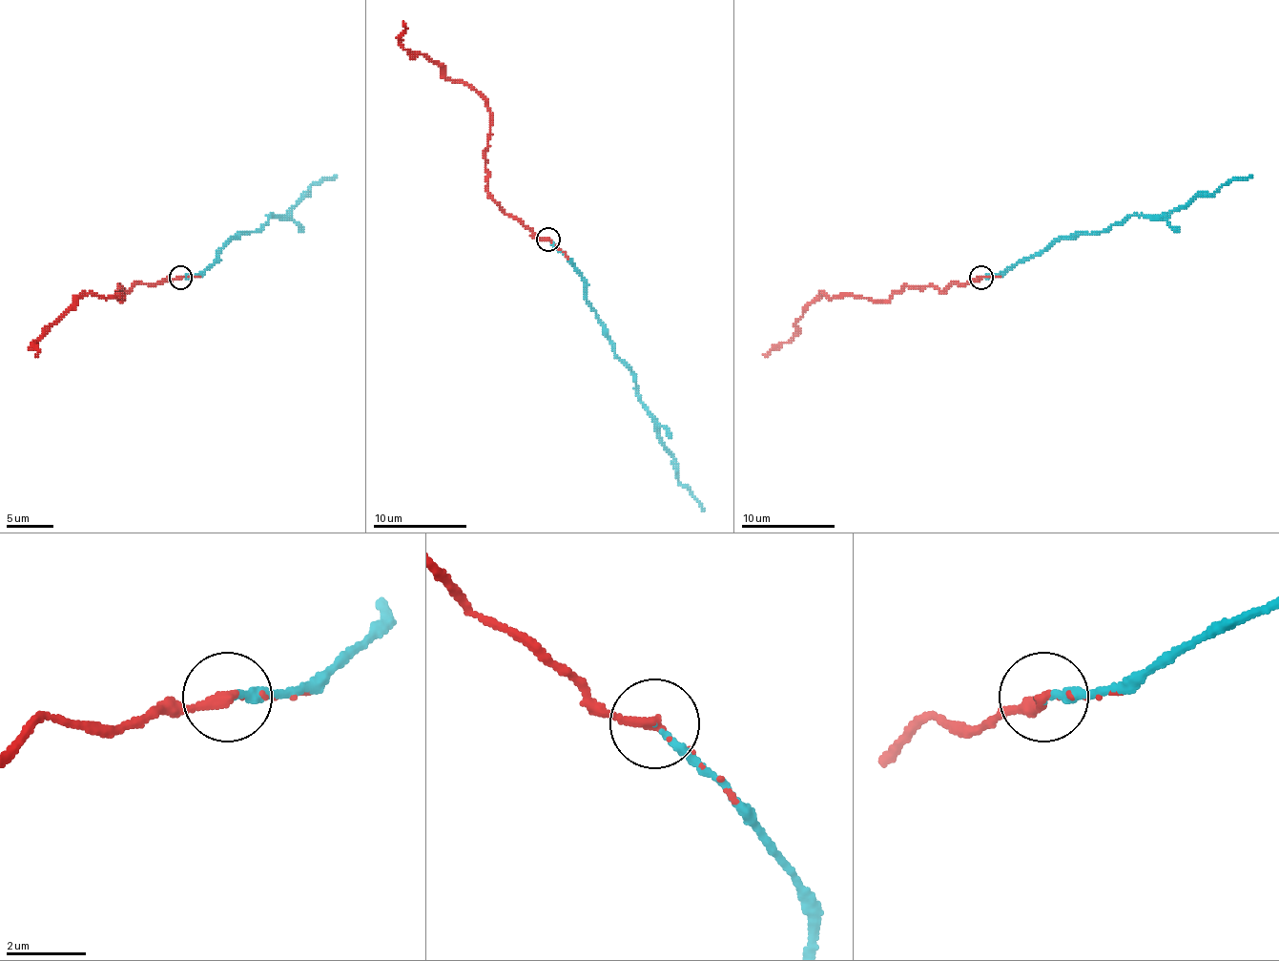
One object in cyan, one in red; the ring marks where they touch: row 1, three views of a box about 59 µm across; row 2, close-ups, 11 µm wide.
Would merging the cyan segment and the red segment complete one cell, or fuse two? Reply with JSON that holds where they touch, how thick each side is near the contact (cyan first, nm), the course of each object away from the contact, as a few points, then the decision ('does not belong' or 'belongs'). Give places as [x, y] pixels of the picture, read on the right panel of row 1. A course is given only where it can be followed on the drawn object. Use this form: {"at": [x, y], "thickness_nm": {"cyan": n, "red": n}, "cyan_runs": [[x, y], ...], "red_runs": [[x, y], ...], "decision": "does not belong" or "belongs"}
{"at": [980, 277], "thickness_nm": {"cyan": 170, "red": 280}, "cyan_runs": [[981, 277], [998, 277], [1068, 237], [1099, 234], [1132, 215], [1167, 215], [1252, 176]], "red_runs": [[981, 277], [948, 283], [941, 290], [903, 285], [887, 300], [824, 293], [795, 321], [795, 333], [762, 354]], "decision": "belongs"}

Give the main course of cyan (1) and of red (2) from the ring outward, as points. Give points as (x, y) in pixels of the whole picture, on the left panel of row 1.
1: (181, 277), (197, 277), (236, 237), (249, 234), (271, 215), (287, 215), (306, 197), (308, 189), (337, 176)
2: (181, 277), (134, 283), (127, 290), (117, 285), (120, 300), (122, 295), (85, 293), (32, 343), (35, 354)

